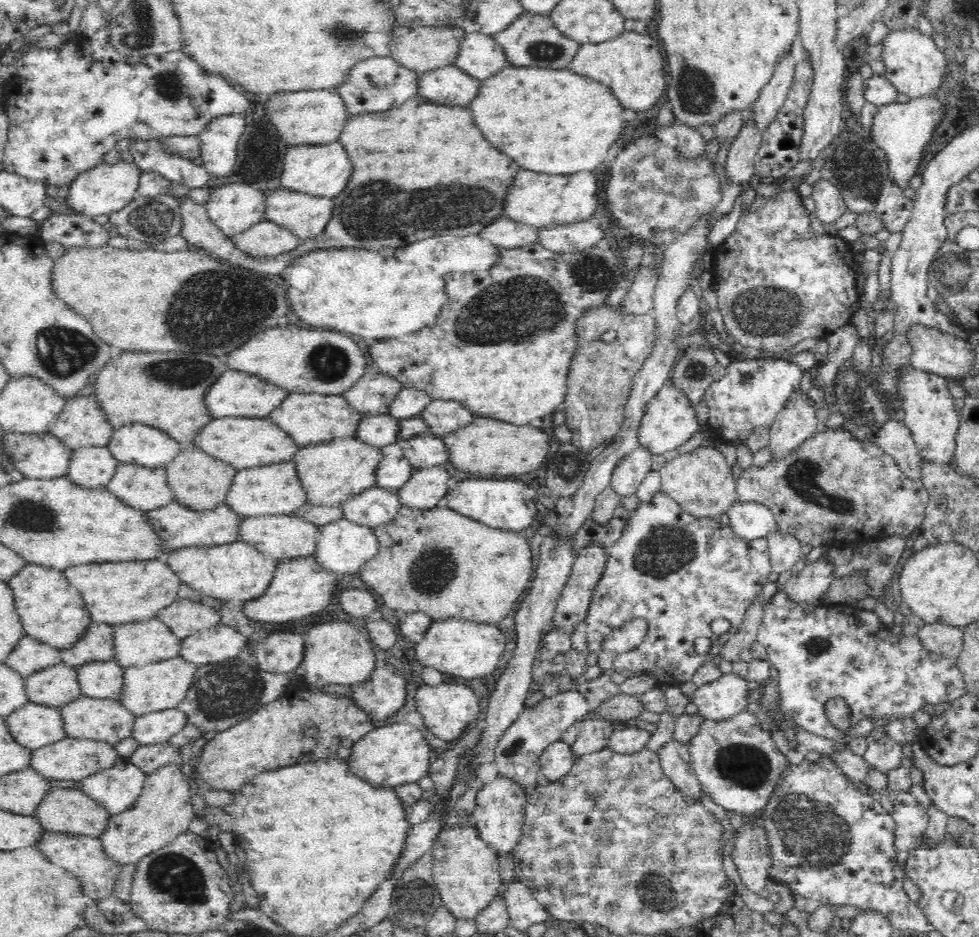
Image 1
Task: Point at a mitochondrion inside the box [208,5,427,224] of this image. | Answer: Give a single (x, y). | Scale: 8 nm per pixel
(341, 34)

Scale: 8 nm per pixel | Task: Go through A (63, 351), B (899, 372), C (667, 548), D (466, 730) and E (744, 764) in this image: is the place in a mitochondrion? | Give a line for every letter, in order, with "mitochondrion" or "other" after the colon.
A: mitochondrion
B: other
C: mitochondrion
D: other
E: mitochondrion

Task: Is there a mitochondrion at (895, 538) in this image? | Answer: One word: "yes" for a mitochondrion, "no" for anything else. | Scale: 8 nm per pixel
no

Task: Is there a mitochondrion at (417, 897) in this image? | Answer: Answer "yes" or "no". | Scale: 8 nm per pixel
yes

